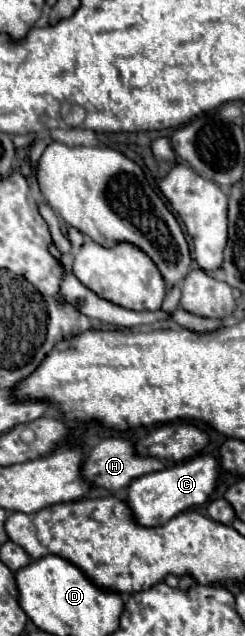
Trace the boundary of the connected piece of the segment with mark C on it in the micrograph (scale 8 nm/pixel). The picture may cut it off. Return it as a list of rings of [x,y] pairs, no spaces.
[[[200,454],[182,464],[174,464],[174,466],[168,466],[166,470],[152,472],[152,474],[132,480],[132,484],[128,486],[130,494],[128,494],[126,502],[132,508],[138,524],[148,526],[148,528],[162,526],[176,514],[180,514],[192,506],[204,504],[208,500],[208,496],[216,490],[218,478],[220,478],[218,458],[212,454]]]

